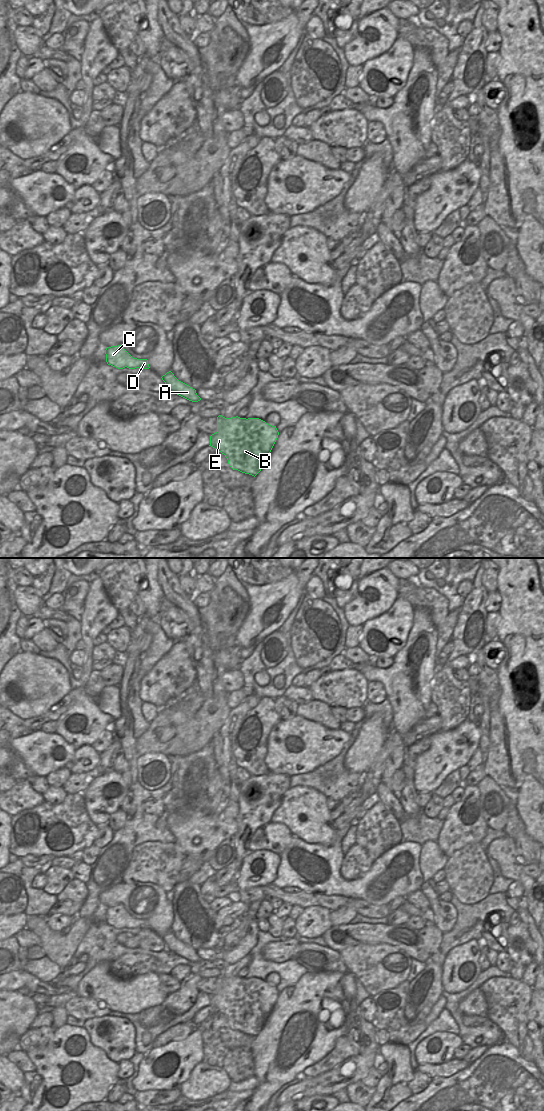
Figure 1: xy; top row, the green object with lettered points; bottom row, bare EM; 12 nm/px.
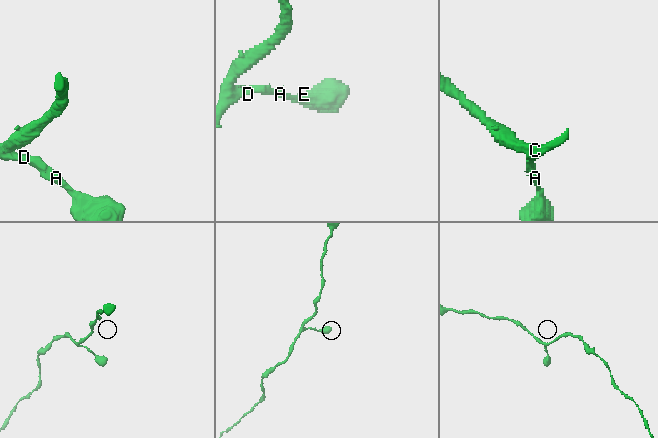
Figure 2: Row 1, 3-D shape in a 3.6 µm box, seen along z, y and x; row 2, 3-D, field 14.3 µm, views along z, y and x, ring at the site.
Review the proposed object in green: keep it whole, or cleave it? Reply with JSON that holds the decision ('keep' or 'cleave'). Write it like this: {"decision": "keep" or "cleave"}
{"decision": "keep"}

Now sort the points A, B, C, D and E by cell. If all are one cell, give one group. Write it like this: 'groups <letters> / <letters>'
groups A B C D E

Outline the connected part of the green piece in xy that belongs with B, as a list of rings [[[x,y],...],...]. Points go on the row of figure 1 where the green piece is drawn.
[[[219,415],[217,417],[217,432],[210,436],[209,446],[224,454],[233,470],[255,477],[263,468],[278,435],[276,426],[259,418],[246,419],[238,416],[225,418]]]

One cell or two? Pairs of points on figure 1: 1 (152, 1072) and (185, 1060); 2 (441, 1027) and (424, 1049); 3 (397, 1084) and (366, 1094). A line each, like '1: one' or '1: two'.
1: one
2: two
3: two

